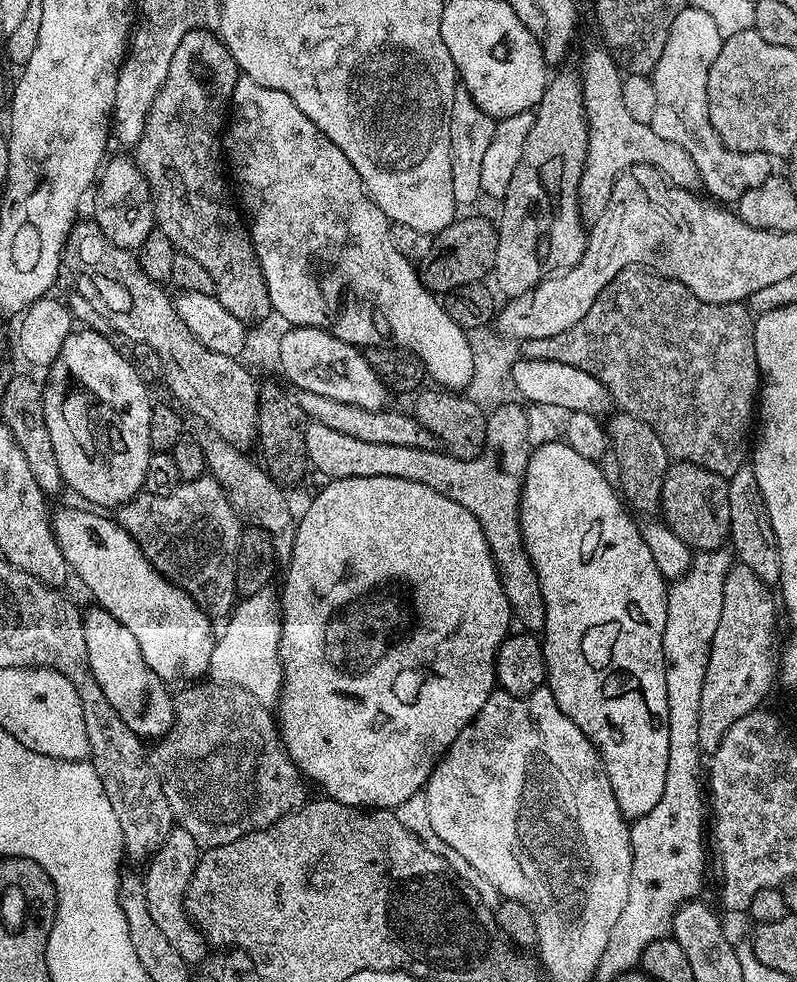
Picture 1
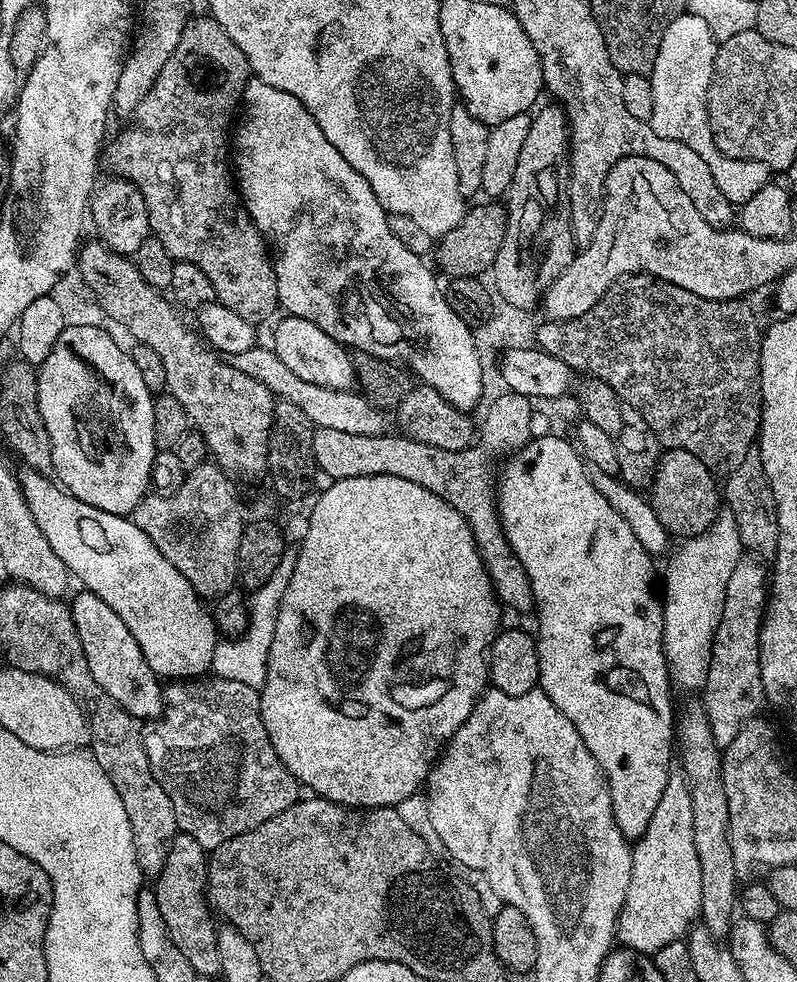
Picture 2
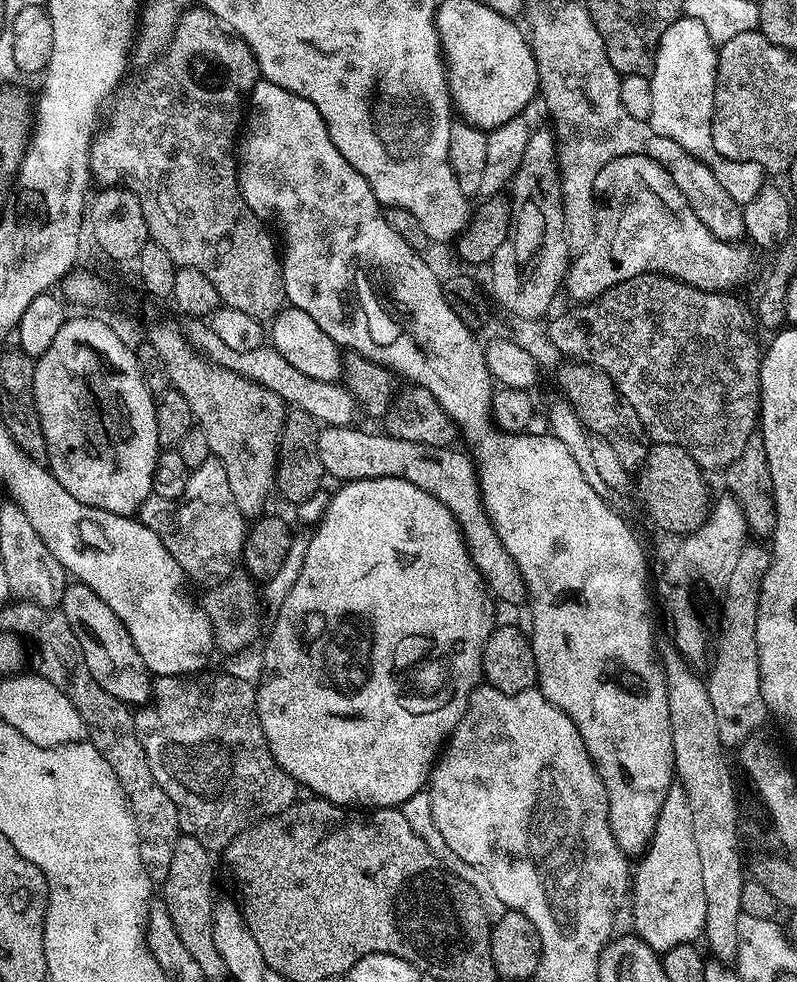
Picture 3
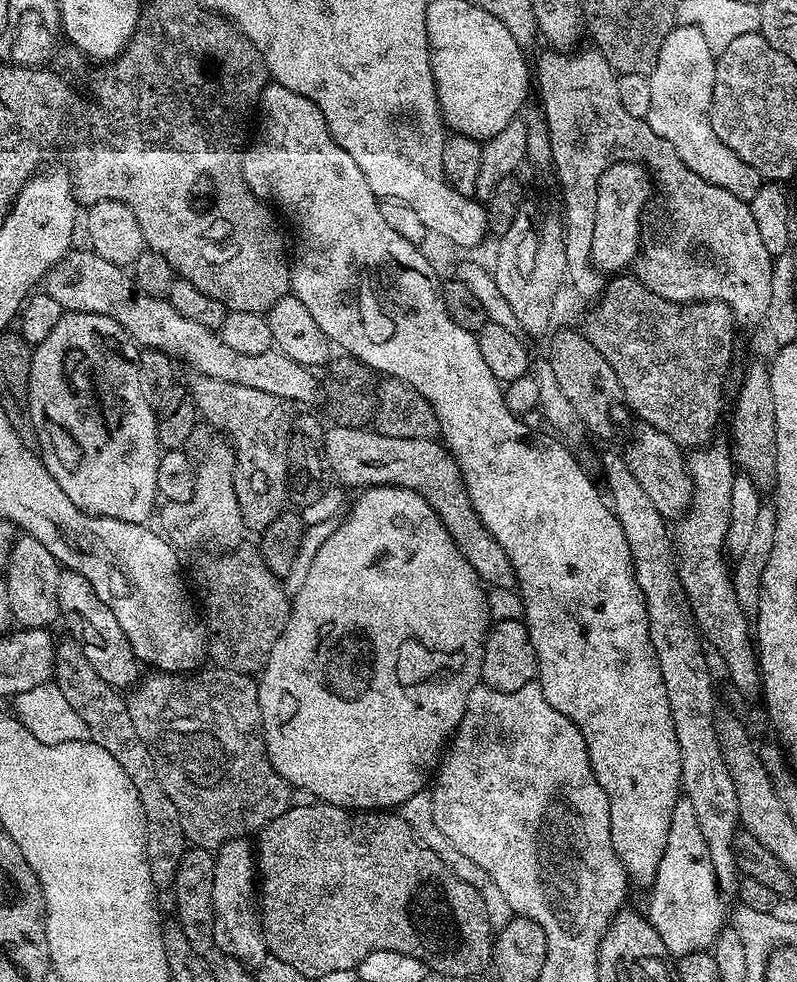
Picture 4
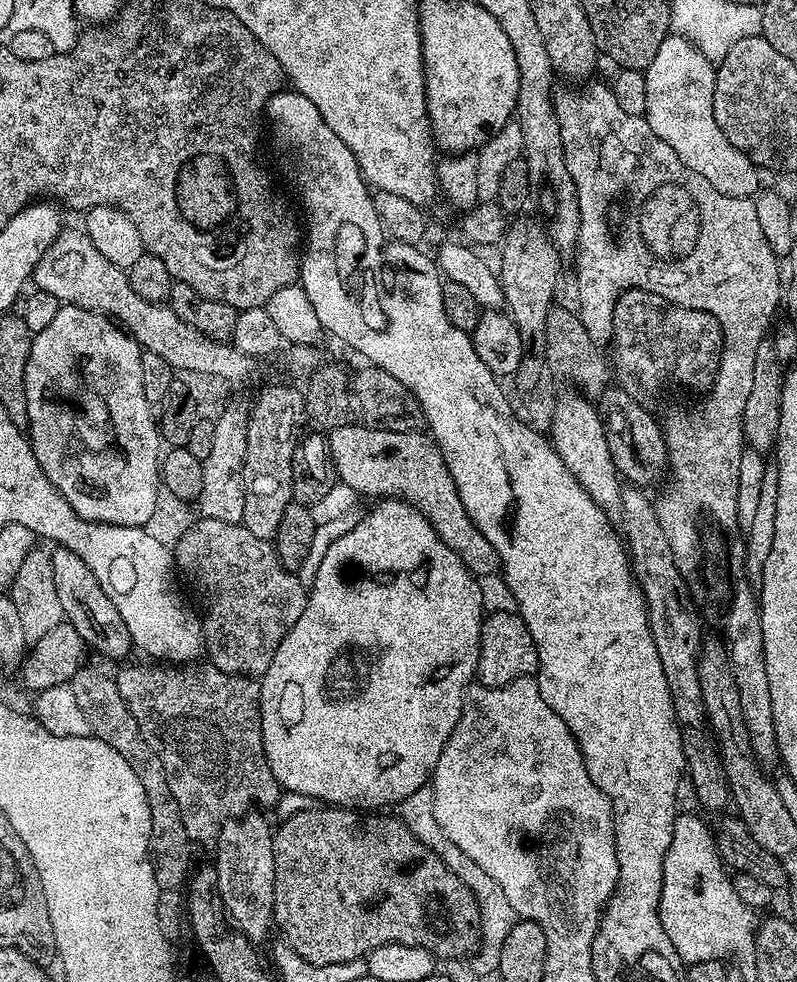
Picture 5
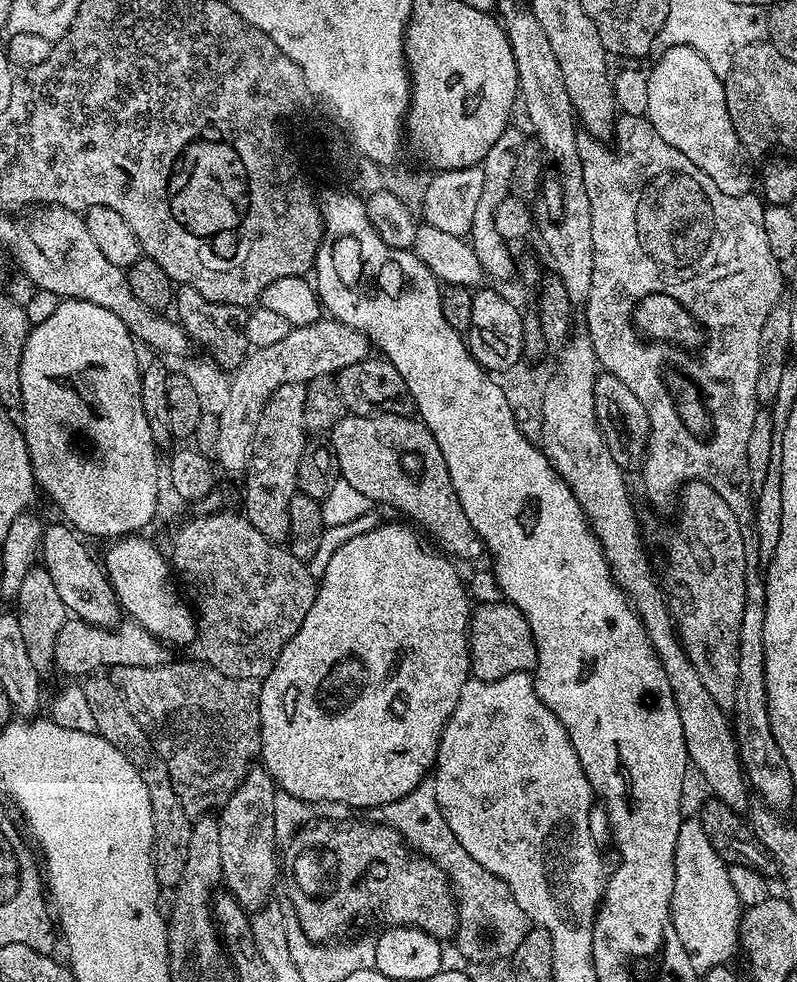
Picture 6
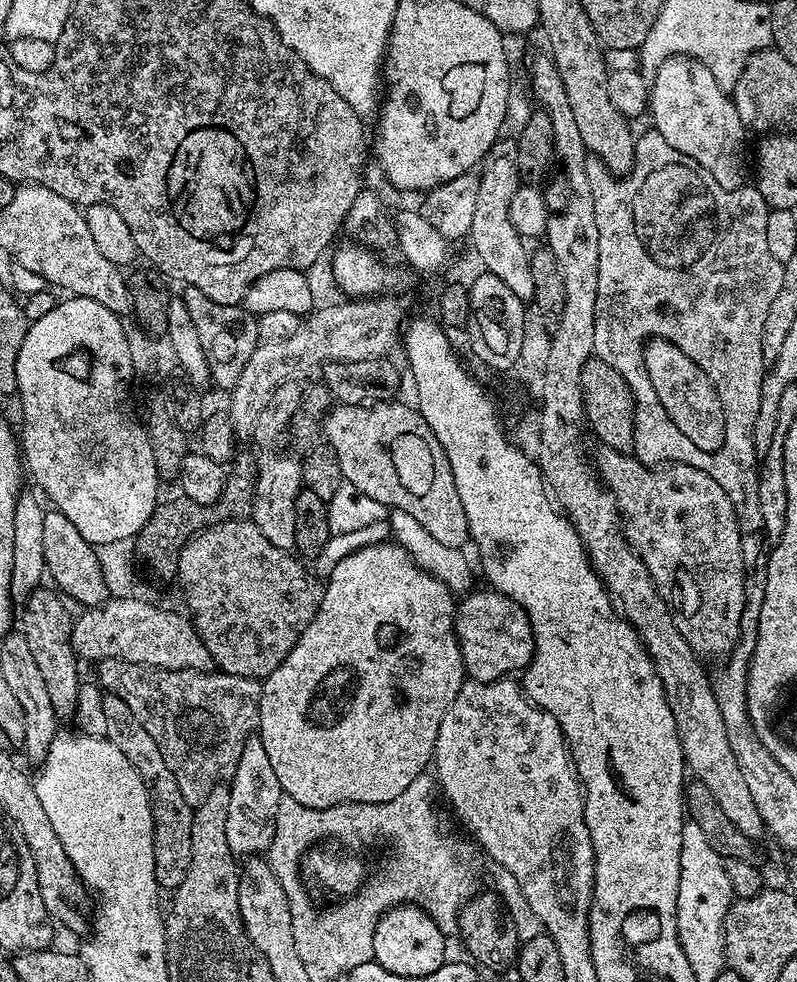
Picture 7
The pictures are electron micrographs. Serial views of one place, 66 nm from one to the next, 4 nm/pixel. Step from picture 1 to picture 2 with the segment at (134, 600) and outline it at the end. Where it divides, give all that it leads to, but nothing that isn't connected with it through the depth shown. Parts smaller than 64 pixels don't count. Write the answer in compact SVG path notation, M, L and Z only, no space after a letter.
M24 470L19 473L19 477L20 488L30 506L30 514L34 514L38 530L46 534L50 550L62 558L69 573L75 579L77 576L87 591L98 594L98 598L102 598L102 602L106 602L106 606L110 606L110 610L114 610L114 614L126 622L126 630L134 634L150 670L154 670L161 678L203 677L211 664L213 667L218 656L218 629L213 613L204 609L205 601L196 595L190 582L161 554L150 537L129 517L106 514L106 510L86 506L86 502L74 498L55 479L43 472Z

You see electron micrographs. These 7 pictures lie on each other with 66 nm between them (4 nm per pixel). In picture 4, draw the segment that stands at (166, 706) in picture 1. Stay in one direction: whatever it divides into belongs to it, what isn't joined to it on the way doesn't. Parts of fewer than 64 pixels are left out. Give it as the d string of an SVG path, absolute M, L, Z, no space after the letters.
M71 570L61 571L58 578L58 606L62 624L69 628L71 639L82 646L90 666L98 674L102 682L117 690L128 690L141 679L142 665L136 659L130 646L130 638L126 638L122 626L118 626L118 618L114 618L114 610L94 594L94 586L82 574Z

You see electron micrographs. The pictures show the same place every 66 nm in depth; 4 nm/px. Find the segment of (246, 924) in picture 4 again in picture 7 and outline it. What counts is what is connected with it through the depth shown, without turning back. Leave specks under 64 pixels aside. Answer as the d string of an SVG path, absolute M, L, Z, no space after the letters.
M259 735L249 736L246 746L242 748L242 758L238 758L231 776L226 842L230 842L230 850L237 858L252 858L267 853L272 846L278 802L282 793L278 774L274 774L274 766L270 766L270 754L266 752L266 746L260 741Z

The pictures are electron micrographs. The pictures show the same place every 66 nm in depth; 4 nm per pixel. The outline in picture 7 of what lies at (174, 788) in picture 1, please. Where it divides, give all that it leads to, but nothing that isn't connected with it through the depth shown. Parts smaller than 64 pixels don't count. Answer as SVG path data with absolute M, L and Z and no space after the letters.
M106 658L99 661L100 677L98 683L105 693L122 698L122 702L126 702L126 706L130 706L130 711L134 714L134 718L138 718L138 722L144 724L146 734L150 734L150 738L154 738L154 742L158 742L158 750L162 750L162 758L166 758L166 766L170 770L170 774L174 774L174 778L178 778L178 788L182 790L182 796L186 798L186 802L193 806L200 804L206 798L206 794L210 794L210 790L214 790L221 783L220 780L229 770L235 769L238 758L242 758L242 748L246 746L249 736L257 731L258 721L260 718L260 693L262 691L261 681L252 679L251 676L230 676L227 672L219 670L205 670L195 672L193 668L183 668L182 670L170 670L169 668L155 668L154 666L146 666L145 664L135 664L134 662L126 662L118 658Z

